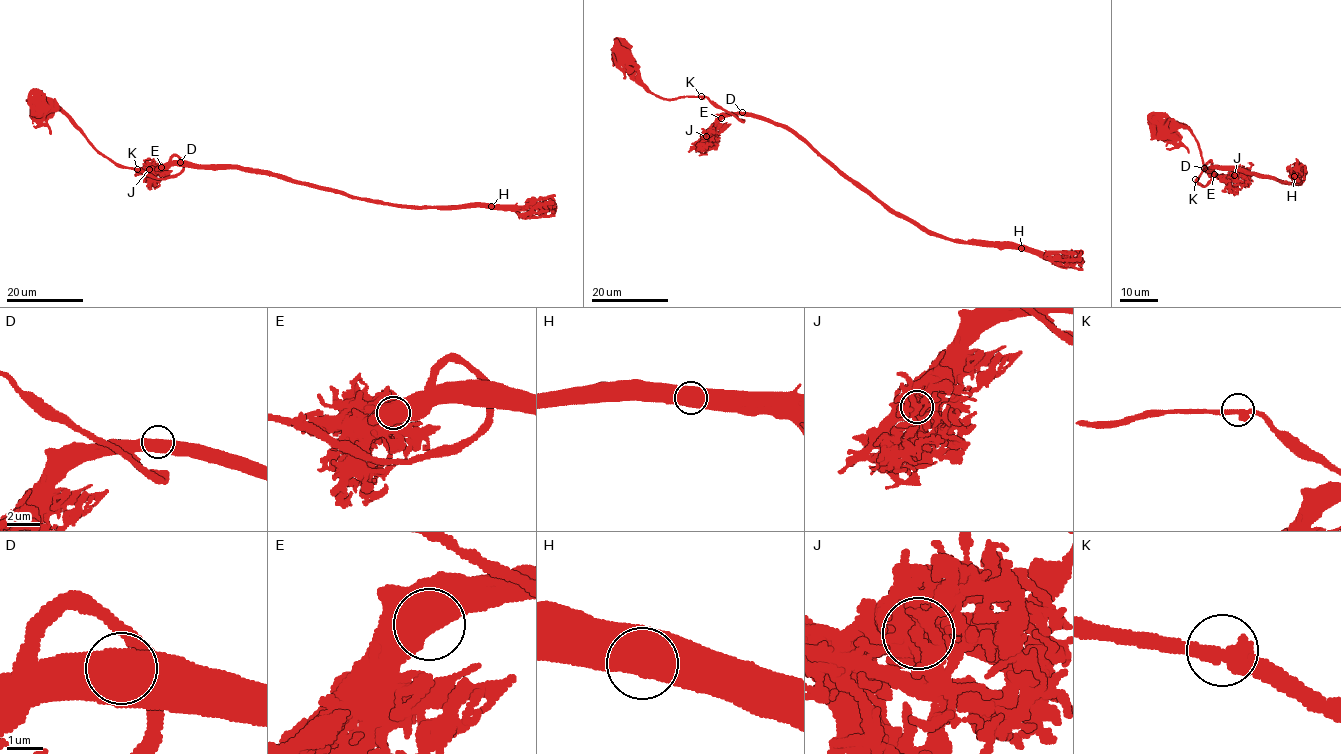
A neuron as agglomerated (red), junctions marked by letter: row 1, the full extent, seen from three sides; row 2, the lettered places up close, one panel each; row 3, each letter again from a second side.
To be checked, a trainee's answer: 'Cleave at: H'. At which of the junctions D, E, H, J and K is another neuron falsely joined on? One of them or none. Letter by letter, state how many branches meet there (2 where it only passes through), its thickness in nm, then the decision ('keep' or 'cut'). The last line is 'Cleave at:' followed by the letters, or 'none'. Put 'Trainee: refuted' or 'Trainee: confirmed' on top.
Trainee: confirmed
D: branches 1; calibre 850 nm; keep
E: branches 1; calibre 850 nm; keep
H: branches 1; calibre 1000 nm; cut
J: branches 1; calibre 950 nm; keep
K: branches 2; calibre 400 nm; keep
Cleave at: H

